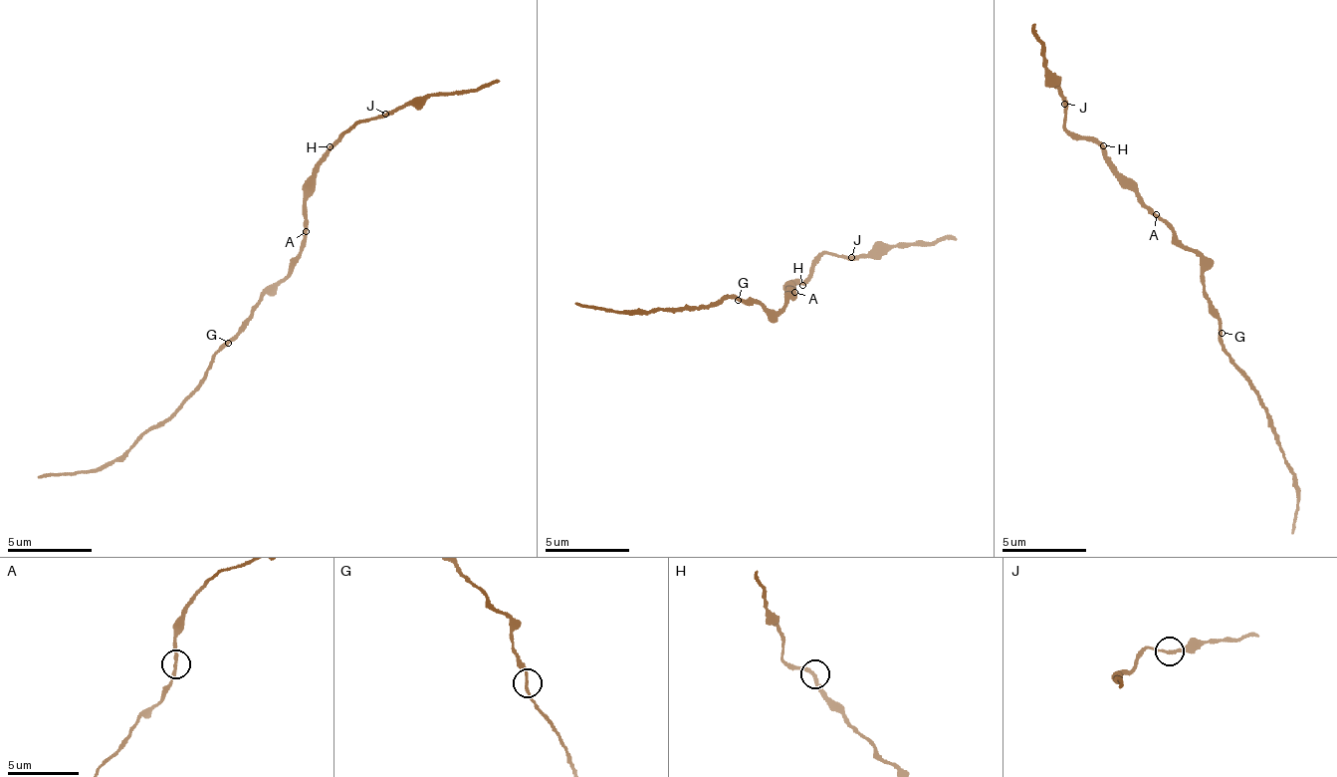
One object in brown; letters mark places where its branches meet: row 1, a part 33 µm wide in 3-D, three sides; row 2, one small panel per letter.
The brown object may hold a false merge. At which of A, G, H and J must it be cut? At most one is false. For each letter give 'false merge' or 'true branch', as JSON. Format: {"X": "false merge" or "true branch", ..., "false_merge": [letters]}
{"A": "true branch", "G": "true branch", "H": "true branch", "J": "true branch", "false_merge": []}

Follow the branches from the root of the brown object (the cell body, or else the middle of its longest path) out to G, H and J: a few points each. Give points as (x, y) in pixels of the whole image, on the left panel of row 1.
G: (289, 270), (229, 343)
H: (289, 270), (291, 260), (305, 243), (310, 177), (330, 146)
J: (289, 270), (291, 260), (305, 243), (311, 169), (341, 132), (360, 122), (381, 120), (385, 114)

